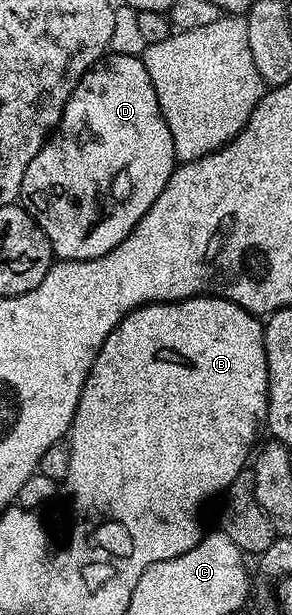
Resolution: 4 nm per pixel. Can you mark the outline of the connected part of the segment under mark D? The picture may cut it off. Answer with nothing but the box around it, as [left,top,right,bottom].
[19,54,177,260]

